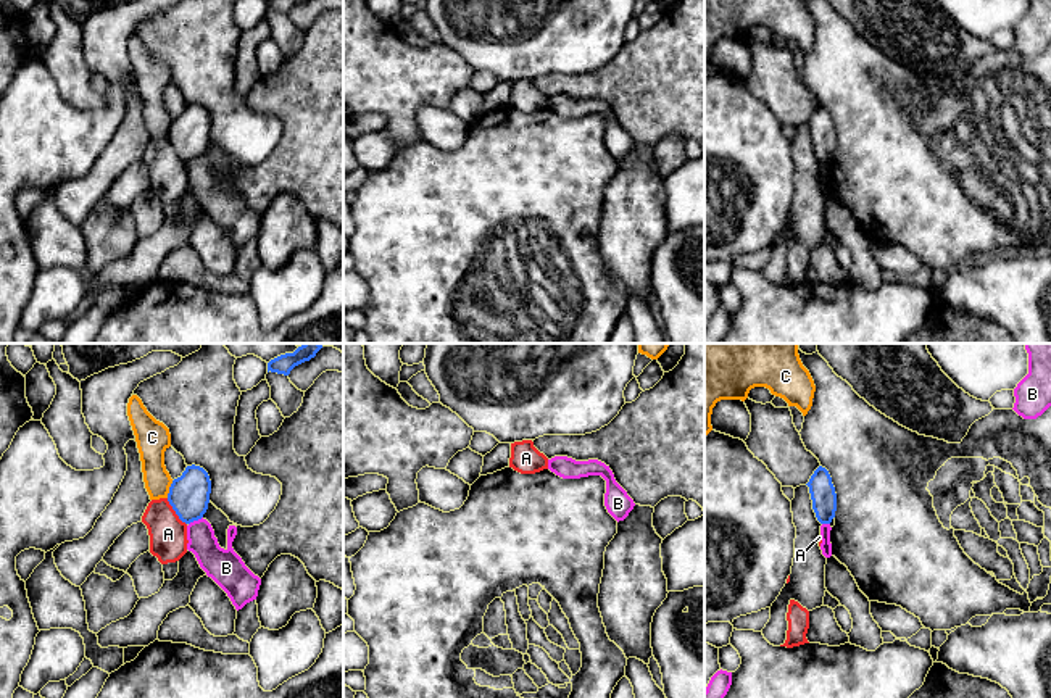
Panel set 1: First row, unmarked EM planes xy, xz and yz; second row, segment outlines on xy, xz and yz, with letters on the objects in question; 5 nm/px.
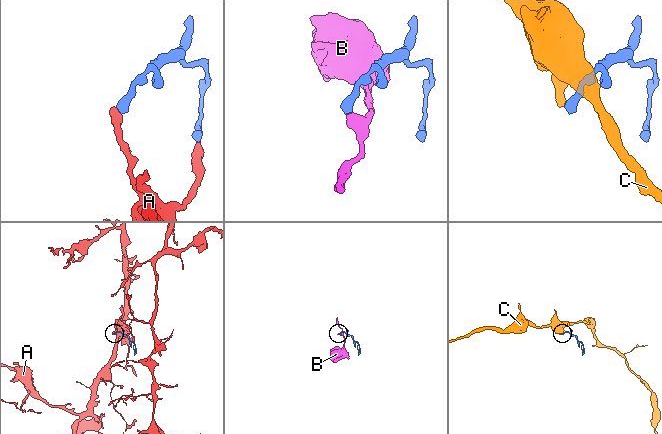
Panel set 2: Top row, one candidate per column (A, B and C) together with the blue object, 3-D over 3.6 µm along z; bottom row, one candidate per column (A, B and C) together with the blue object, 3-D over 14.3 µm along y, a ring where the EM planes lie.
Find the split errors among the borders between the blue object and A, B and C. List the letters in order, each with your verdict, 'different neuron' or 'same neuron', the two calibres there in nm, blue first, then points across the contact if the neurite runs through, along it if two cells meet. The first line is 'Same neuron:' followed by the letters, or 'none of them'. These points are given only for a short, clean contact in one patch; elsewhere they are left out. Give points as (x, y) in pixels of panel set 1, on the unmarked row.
Same neuron: none of them
A: different neuron | 200/190 nm
B: different neuron | 200/160 nm | along xy (202, 155), (189, 163)
C: different neuron | 200/160 nm | along xy (173, 120), (166, 136)

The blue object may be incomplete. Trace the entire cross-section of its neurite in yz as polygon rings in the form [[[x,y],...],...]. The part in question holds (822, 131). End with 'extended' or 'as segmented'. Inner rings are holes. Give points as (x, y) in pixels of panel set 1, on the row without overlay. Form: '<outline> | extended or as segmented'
[[[819,105],[806,124],[809,126],[817,160],[830,163],[837,150],[837,132],[829,110]]] | as segmented

